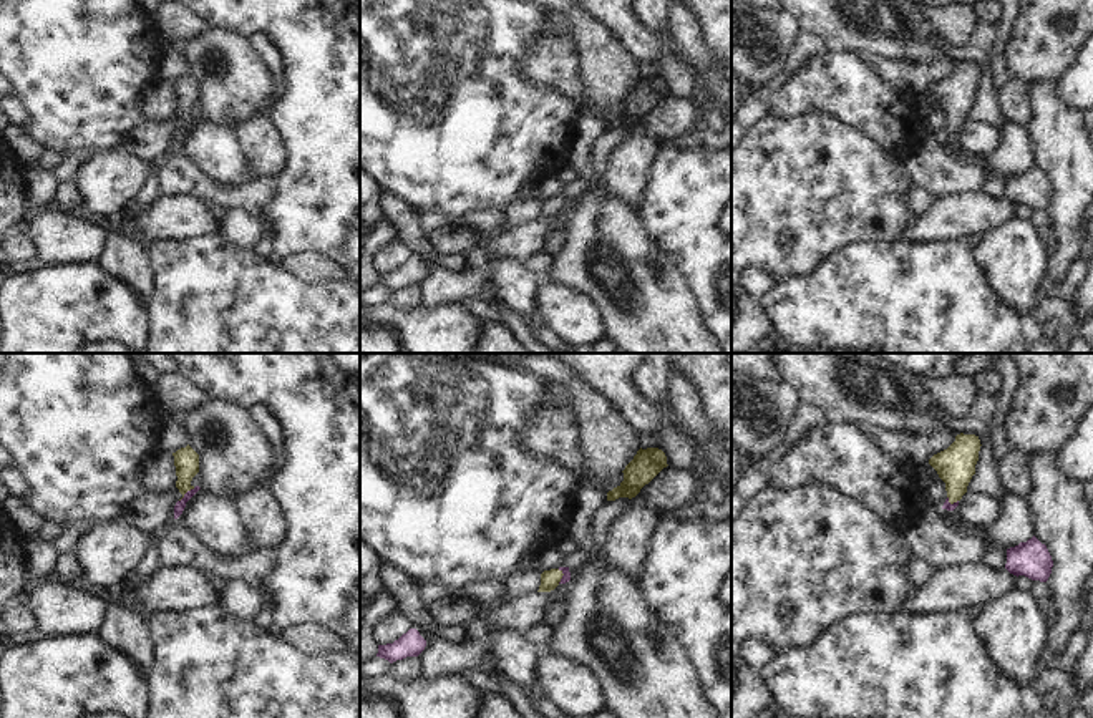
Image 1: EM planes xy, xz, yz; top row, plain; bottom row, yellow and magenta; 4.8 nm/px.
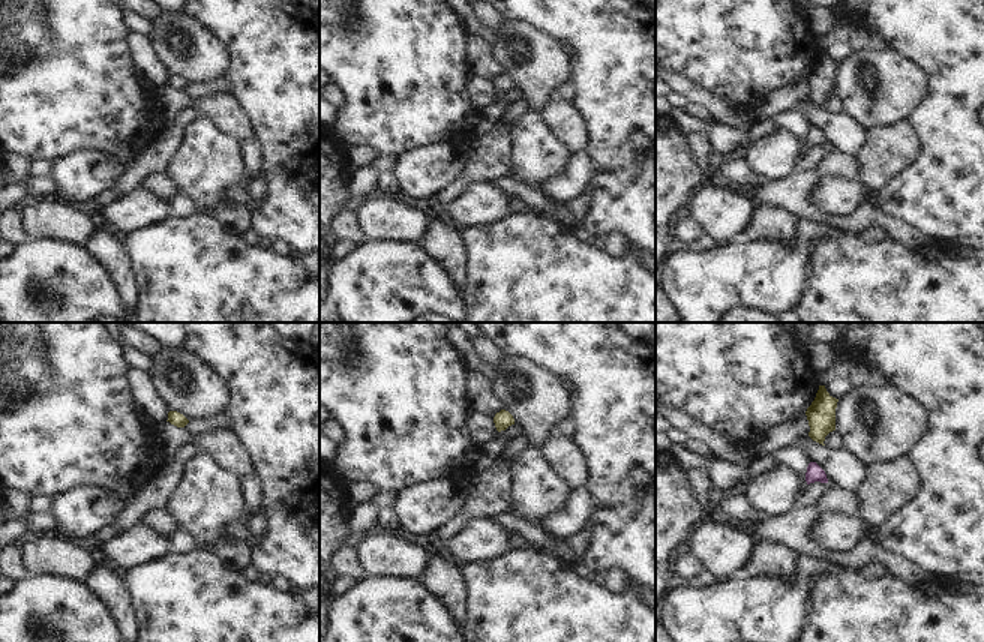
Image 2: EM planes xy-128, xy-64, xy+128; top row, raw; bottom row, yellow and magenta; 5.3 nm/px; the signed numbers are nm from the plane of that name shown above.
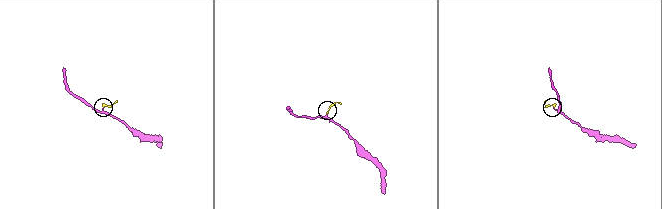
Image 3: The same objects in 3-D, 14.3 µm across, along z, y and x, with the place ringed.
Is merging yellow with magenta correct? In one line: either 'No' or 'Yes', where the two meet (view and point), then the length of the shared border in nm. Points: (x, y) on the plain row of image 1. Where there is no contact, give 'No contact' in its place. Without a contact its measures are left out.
Yes. Touches yellow at xy (186, 120). Shared border 100 nm.

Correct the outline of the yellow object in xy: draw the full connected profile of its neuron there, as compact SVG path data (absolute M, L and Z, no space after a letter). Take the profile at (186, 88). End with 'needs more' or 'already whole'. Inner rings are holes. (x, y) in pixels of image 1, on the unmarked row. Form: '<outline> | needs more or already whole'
M187 73L186 76L177 78L172 81L174 95L176 95L176 116L182 123L182 128L174 134L174 148L177 148L186 131L201 118L199 114L192 114L192 106L199 101L199 83Z | needs more

